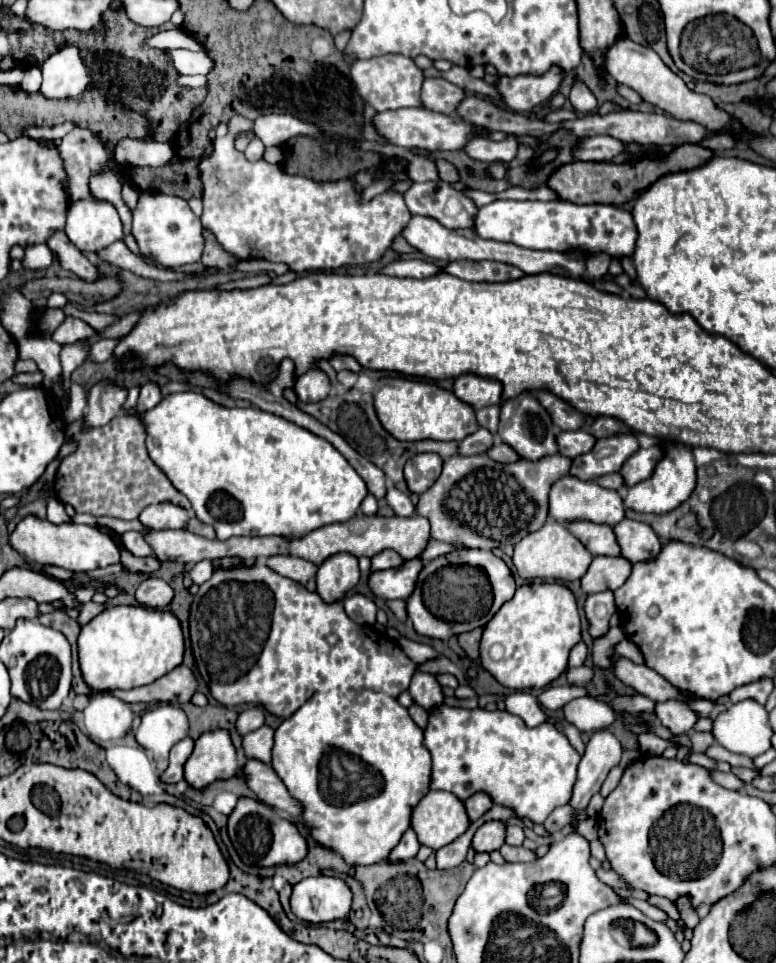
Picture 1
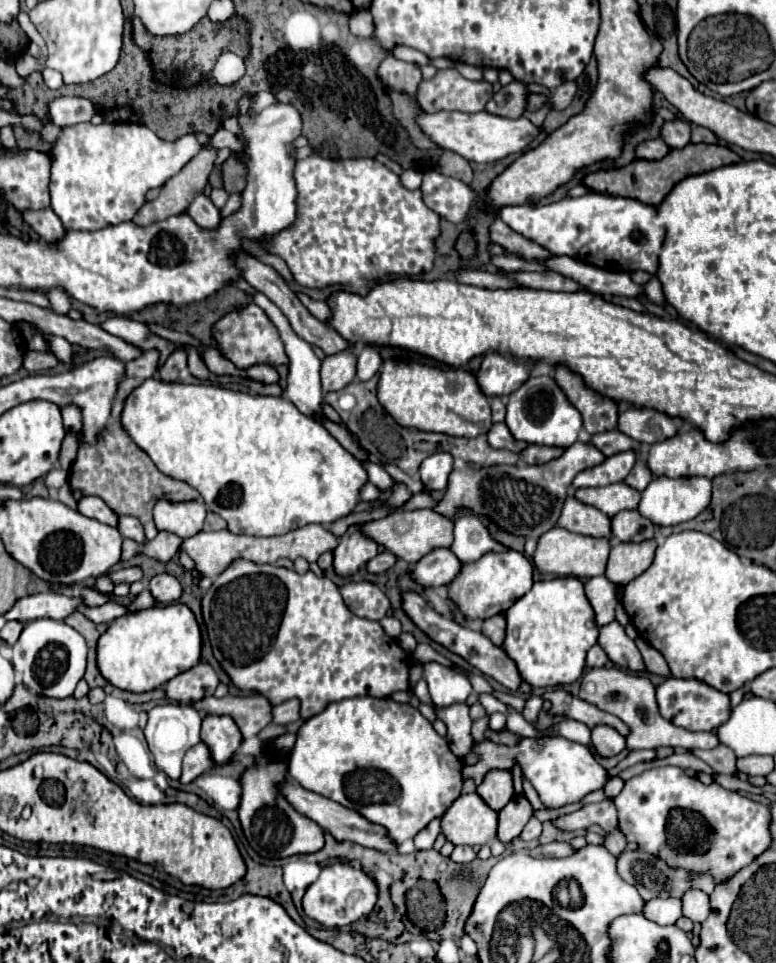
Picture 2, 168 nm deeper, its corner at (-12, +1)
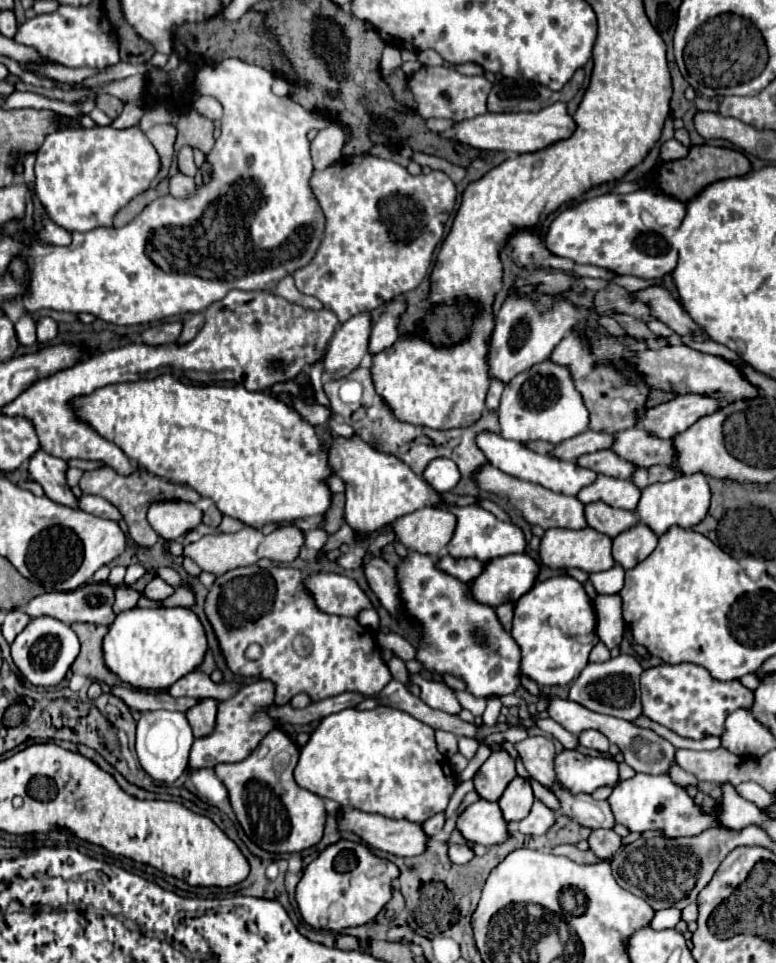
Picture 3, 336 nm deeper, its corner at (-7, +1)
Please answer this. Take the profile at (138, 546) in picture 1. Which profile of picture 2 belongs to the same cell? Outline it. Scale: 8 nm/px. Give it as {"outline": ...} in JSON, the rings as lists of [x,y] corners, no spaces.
{"outline":[[[118,514],[118,530],[124,538],[132,538],[136,540],[138,544],[144,544],[146,542],[146,536],[144,536],[144,528],[142,524],[132,518],[132,516],[124,516],[124,514]]]}

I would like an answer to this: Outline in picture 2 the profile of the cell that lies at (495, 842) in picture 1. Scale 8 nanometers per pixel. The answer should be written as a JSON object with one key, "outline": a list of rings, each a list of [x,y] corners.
{"outline":[[[514,796],[500,812],[498,812],[498,838],[504,844],[510,844],[514,838],[520,836],[522,828],[526,826],[526,822],[532,818],[534,808],[528,802],[528,798],[522,796]]]}

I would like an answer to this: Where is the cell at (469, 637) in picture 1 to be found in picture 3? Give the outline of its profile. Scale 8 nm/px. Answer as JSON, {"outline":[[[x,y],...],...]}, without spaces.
{"outline":[[[513,604],[497,606],[497,608],[495,608],[495,612],[497,612],[497,618],[499,618],[501,626],[509,632],[509,630],[511,630],[511,618],[513,618]]]}

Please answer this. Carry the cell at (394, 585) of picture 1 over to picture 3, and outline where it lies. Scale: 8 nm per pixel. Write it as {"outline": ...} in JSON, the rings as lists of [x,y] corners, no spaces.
{"outline":[[[445,554],[445,556],[437,558],[437,568],[461,582],[471,582],[471,578],[475,578],[475,574],[479,574],[479,570],[483,570],[483,564],[475,558],[453,558],[453,556]]]}

